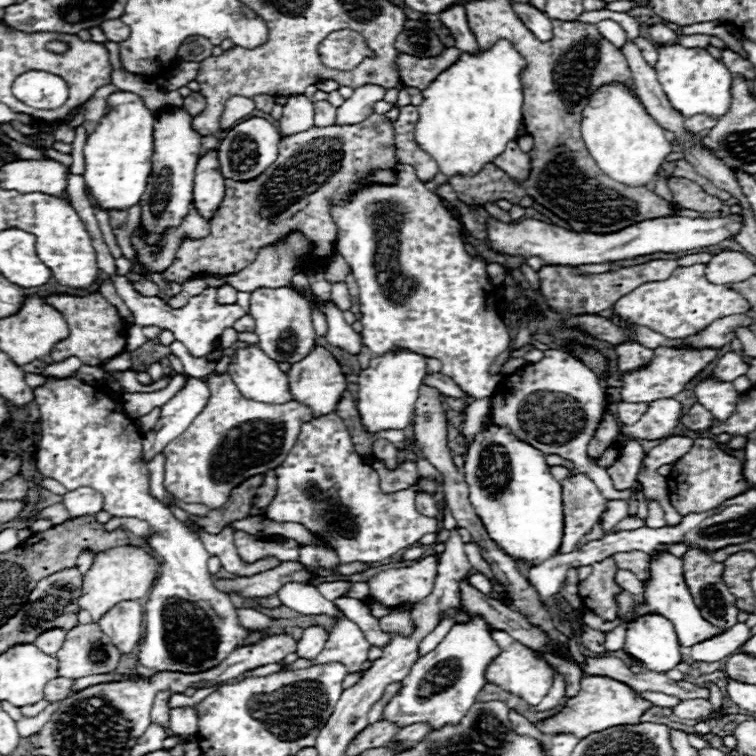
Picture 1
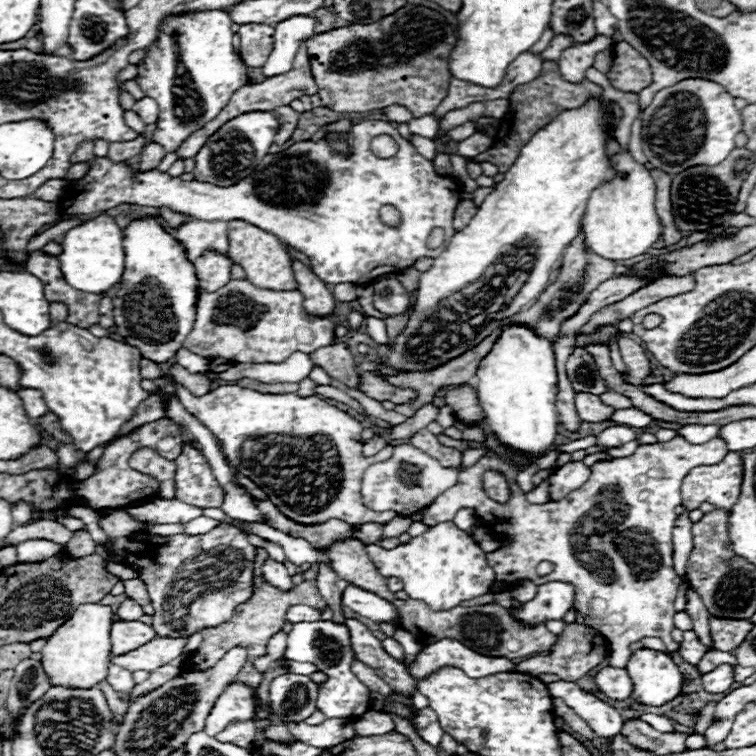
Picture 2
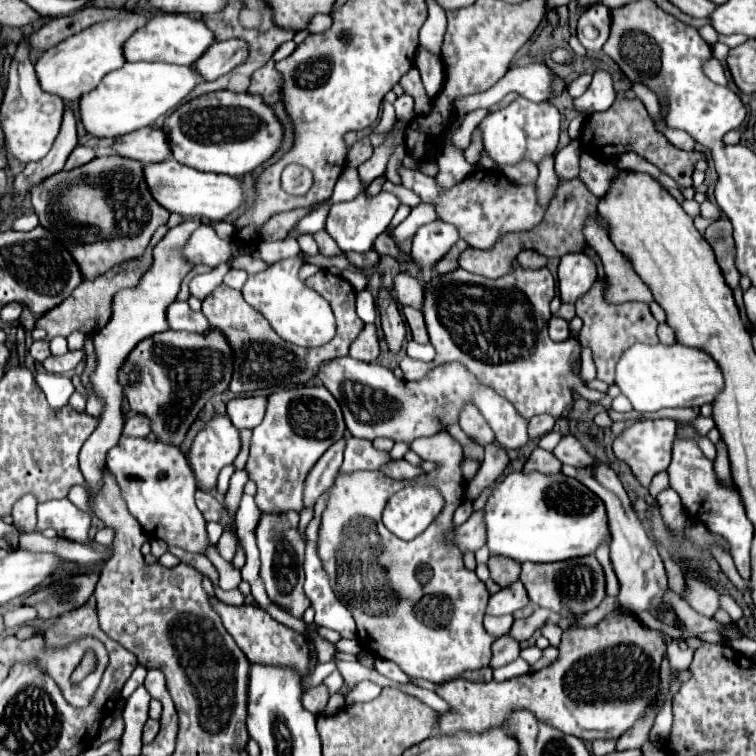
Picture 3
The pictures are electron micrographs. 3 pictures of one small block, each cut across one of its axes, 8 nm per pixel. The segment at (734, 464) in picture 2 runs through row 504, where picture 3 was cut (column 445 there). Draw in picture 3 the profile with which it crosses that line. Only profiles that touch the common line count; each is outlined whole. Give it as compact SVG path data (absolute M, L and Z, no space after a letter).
M622 606L610 612L596 626L588 628L570 628L562 632L560 642L560 658L544 668L542 672L528 672L524 676L506 680L506 682L468 682L468 680L452 680L436 690L454 710L452 714L442 714L438 730L442 734L454 734L460 730L484 732L486 728L500 728L506 714L516 708L528 708L536 714L538 720L552 724L554 728L578 736L582 740L598 740L598 738L620 738L650 706L660 688L660 662L666 652L664 634L658 630L646 628L632 612L626 612Z

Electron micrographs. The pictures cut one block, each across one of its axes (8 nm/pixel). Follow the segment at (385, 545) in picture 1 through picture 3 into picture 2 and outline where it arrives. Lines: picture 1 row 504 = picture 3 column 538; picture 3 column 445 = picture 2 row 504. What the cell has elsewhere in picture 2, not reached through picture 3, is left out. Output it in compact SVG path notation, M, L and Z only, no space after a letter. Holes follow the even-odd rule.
M176 384L176 394L180 398L180 402L186 406L188 412L192 412L196 418L200 418L200 422L204 422L224 444L224 454L226 458L230 460L230 464L246 478L250 478L254 484L258 484L266 494L268 494L268 500L282 512L286 514L288 518L300 522L300 524L320 524L320 522L326 522L330 518L338 518L338 520L344 520L346 524L360 524L360 522L380 522L380 524L386 524L392 520L392 512L374 512L370 508L366 508L362 504L362 494L360 494L360 486L362 486L362 476L360 474L360 422L352 416L348 416L346 412L338 410L336 406L330 406L326 404L322 398L318 396L298 396L298 394L260 394L256 390L250 390L250 388L240 388L238 384L228 384L228 386L218 386L216 390L208 392L206 396L192 396L184 386ZM246 442L252 442L252 446L244 446Z

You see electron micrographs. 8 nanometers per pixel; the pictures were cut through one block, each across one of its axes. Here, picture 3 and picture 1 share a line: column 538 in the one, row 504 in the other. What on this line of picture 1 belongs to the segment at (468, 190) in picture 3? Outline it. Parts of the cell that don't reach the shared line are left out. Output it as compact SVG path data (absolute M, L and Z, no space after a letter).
M212 374L206 382L210 388L206 408L180 438L174 438L164 448L164 488L184 502L216 508L228 502L232 488L244 478L266 474L266 470L280 466L300 434L300 426L312 420L312 412L308 406L294 400L286 404L244 400L228 374Z

